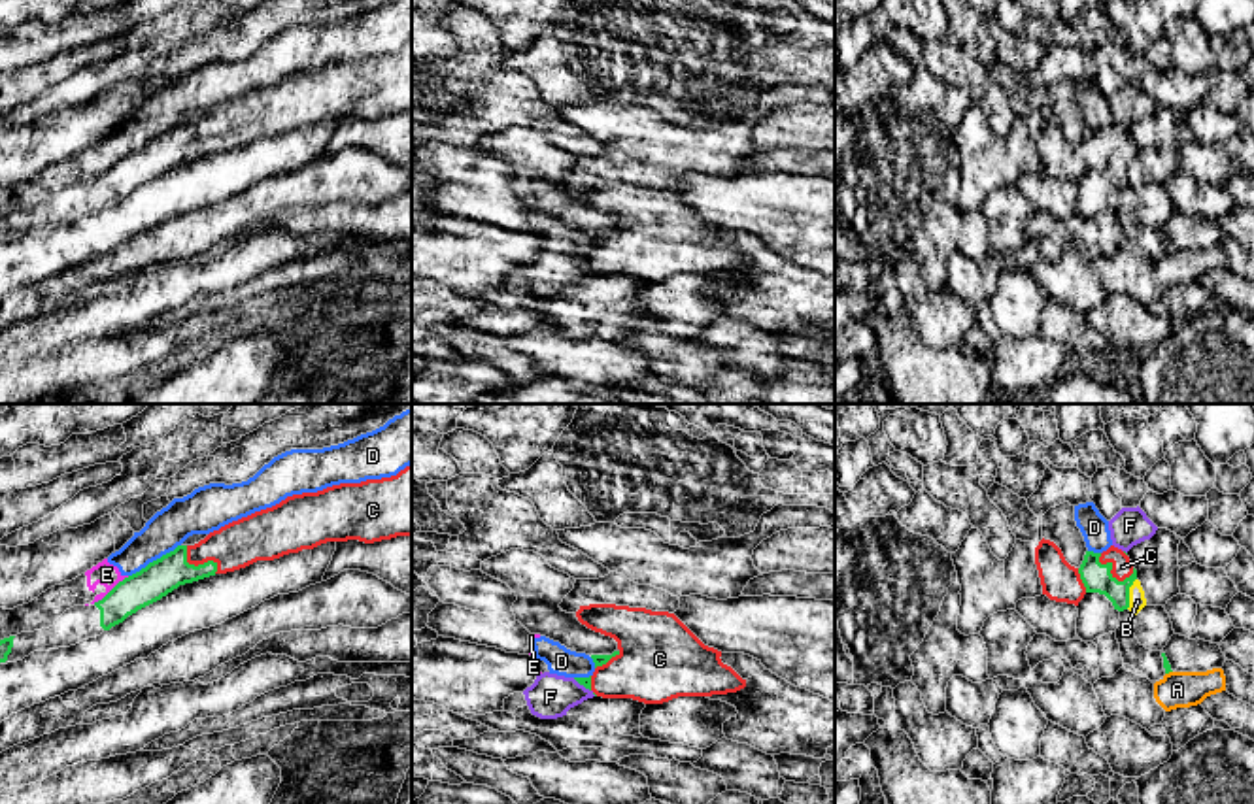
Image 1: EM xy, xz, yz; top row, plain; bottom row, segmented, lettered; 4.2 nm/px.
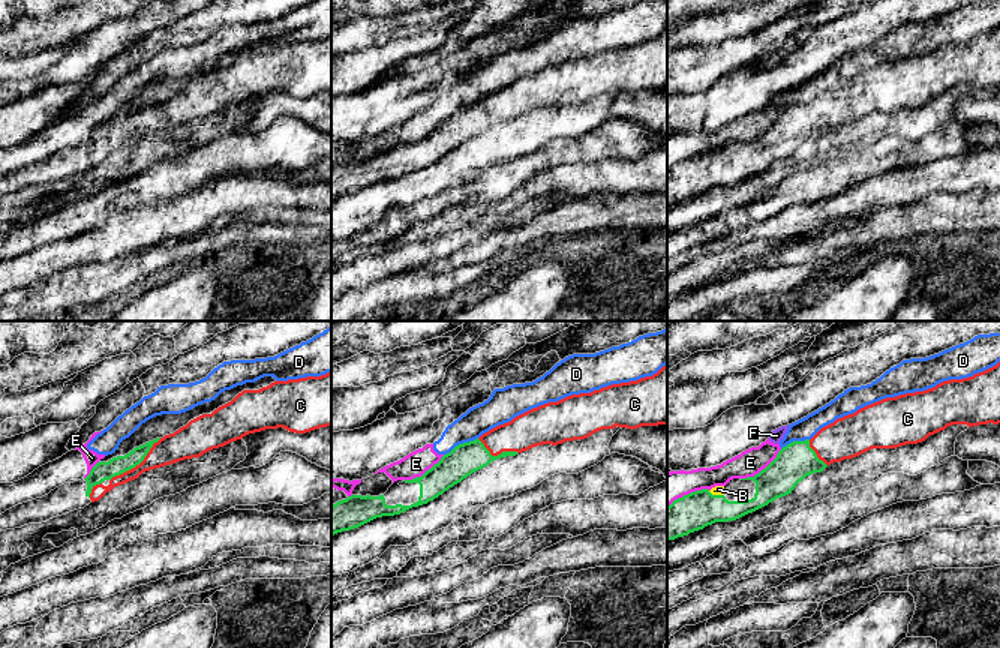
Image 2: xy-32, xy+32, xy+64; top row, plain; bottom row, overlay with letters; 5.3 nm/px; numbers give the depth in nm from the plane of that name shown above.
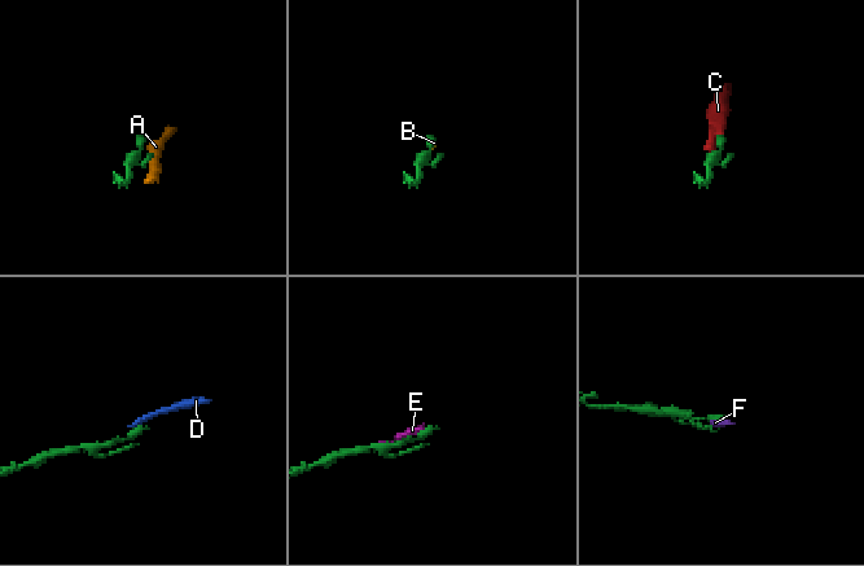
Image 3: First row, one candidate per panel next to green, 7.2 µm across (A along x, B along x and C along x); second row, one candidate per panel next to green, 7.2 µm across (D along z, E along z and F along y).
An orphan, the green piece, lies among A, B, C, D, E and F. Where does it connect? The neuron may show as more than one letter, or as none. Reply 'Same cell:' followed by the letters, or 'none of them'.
Same cell: C

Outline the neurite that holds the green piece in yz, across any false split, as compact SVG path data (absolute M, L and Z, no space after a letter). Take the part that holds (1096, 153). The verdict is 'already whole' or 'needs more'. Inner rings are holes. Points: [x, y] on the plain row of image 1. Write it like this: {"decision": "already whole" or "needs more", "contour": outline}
{"decision": "needs more", "contour": "M1042 115L1035 125L1035 142L1042 172L1050 177L1078 183L1086 170L1099 170L1112 179L1114 187L1129 185L1129 164L1137 157L1137 147L1114 123L1103 130L1086 128L1082 142L1075 145L1054 119Z"}

